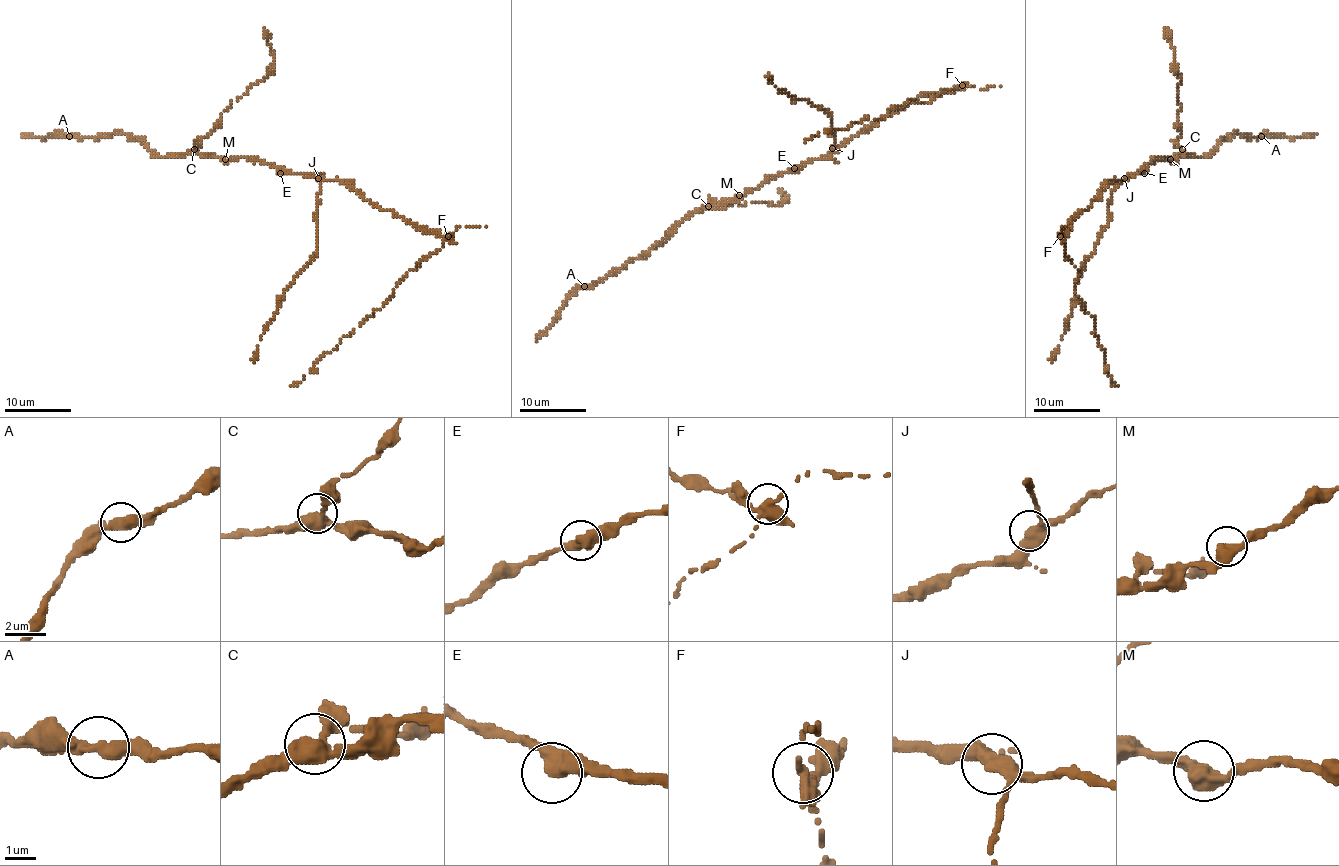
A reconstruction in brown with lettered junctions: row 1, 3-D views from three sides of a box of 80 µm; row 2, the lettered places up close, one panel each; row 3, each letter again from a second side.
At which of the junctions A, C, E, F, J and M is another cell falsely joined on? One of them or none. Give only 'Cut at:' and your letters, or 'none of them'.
Cut at: F

